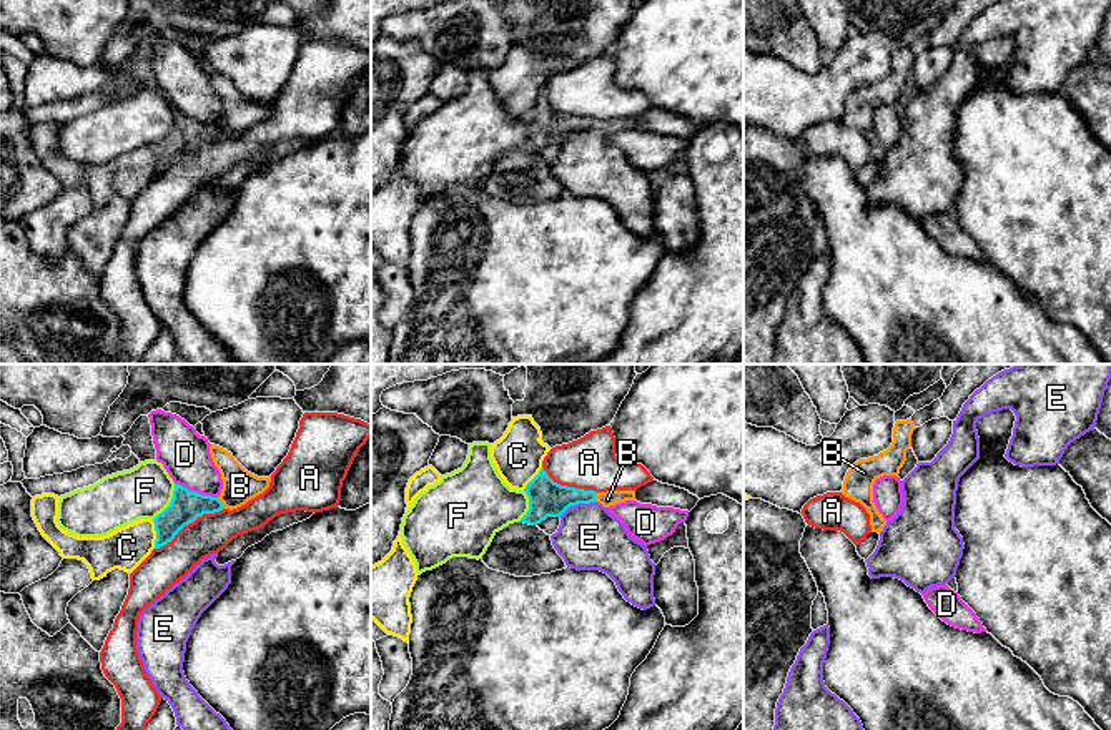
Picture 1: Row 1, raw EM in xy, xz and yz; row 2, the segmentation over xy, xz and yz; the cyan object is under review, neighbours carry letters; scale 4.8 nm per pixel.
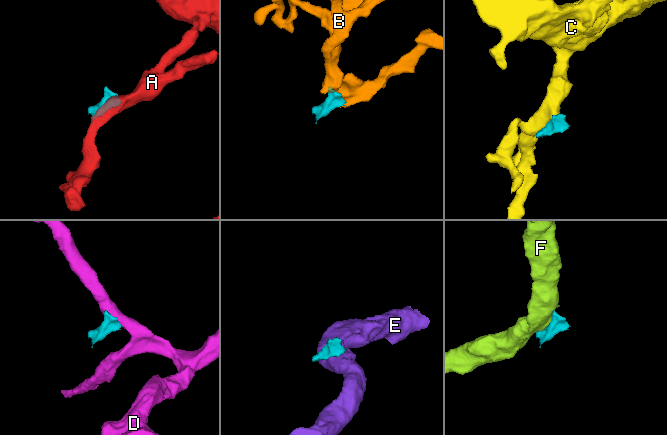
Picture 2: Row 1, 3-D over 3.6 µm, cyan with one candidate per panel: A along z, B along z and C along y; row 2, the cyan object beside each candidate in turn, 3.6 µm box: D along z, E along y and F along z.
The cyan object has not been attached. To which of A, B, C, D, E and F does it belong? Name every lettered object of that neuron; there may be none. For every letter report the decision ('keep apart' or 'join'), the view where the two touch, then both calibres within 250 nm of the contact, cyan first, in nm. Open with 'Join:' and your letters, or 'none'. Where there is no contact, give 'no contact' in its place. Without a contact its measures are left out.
Join: B
A: keep apart | xy | 160/190 nm
B: join | xy | 160/160 nm
C: keep apart | xy | 160/200 nm
D: keep apart | xy | 160/240 nm
E: keep apart | xz | 180/320 nm
F: keep apart | xy | 160/260 nm

